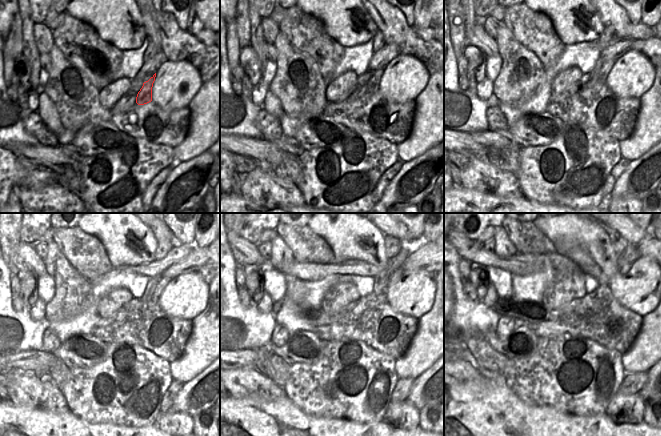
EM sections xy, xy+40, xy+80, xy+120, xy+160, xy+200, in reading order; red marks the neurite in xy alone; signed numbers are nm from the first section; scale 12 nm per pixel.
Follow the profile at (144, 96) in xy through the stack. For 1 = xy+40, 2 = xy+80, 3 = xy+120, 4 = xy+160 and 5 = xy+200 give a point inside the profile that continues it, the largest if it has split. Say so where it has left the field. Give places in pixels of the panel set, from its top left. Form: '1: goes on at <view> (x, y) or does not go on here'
1: goes on at xy+40 (373, 84)
2: goes on at xy+80 (607, 65)
3: goes on at xy+120 (164, 281)
4: goes on at xy+160 (397, 273)
5: goes on at xy+200 (631, 254)

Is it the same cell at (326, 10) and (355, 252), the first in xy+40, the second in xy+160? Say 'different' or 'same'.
same

